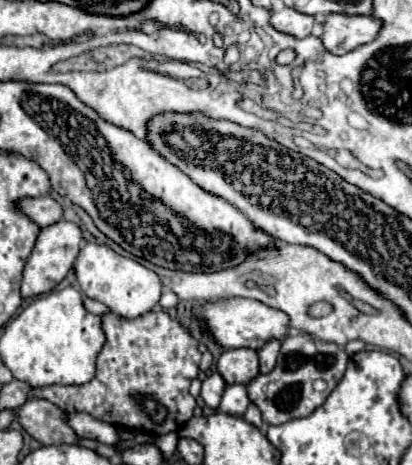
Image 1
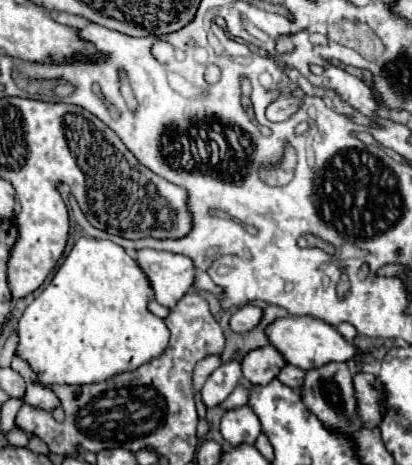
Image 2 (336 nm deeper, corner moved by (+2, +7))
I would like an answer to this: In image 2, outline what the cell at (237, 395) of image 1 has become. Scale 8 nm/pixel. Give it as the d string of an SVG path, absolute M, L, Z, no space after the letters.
M242 406L238 410L228 410L222 418L220 432L224 440L232 444L254 444L260 436L260 420L252 412L250 406Z

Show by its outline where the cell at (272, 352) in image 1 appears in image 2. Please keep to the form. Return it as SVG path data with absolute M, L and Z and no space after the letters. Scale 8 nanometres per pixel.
M284 366L278 374L278 380L286 386L290 386L292 390L300 390L300 380L304 380L304 370L296 368L296 366Z

